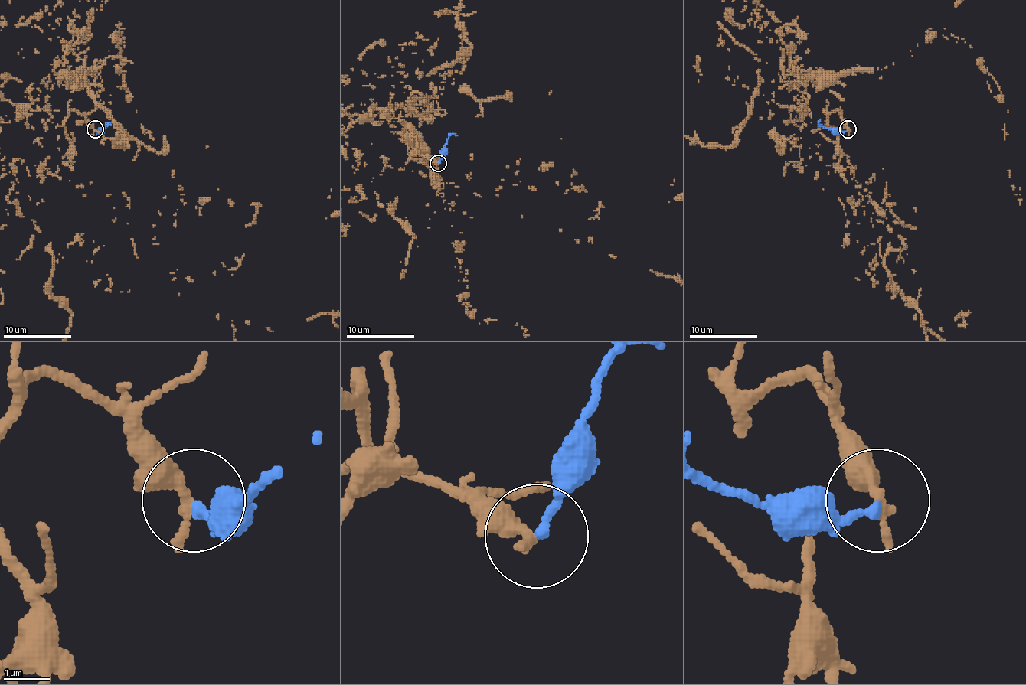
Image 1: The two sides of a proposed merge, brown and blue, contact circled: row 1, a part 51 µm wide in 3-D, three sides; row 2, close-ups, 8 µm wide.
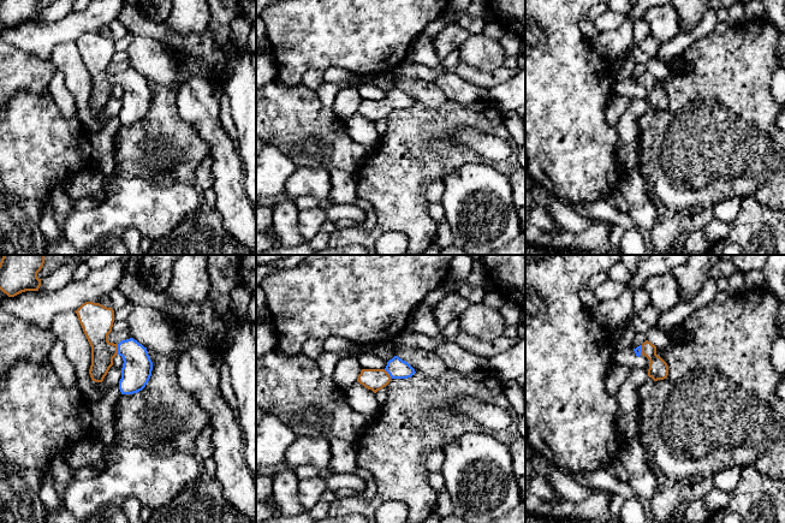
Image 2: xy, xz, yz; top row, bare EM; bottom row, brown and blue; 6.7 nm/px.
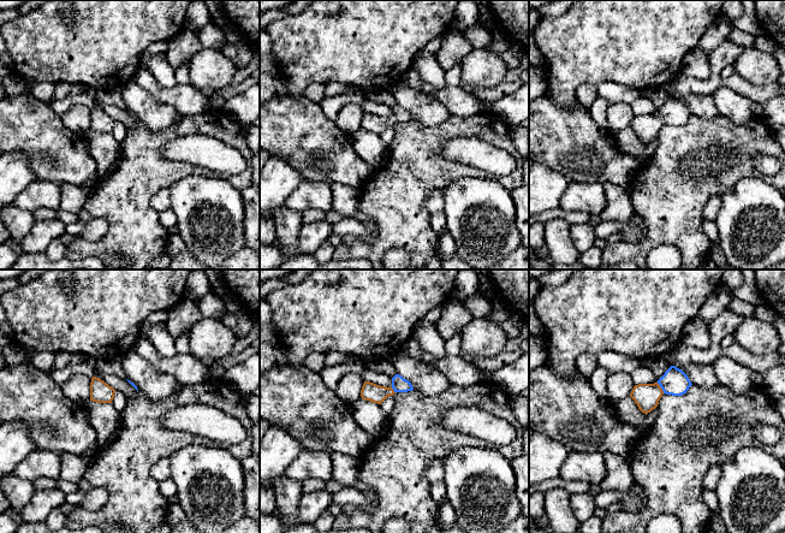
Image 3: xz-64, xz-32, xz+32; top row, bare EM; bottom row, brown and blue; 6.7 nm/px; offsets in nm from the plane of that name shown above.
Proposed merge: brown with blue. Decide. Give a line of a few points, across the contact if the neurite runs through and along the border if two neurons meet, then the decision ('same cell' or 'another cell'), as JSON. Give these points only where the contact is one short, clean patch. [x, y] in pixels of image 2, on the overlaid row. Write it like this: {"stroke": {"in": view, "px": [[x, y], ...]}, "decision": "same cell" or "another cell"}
{"stroke": {"in": "xy", "px": [[96, 320], [97, 336], [117, 349], [136, 364], [136, 372]]}, "decision": "same cell"}

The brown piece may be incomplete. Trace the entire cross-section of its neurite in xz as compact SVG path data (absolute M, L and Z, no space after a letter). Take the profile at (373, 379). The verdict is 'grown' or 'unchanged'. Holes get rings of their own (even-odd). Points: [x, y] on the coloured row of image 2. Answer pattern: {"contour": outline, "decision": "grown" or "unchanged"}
{"contour": "M394 356L385 369L362 369L357 381L374 393L386 387L392 379L408 379L415 369L405 361Z", "decision": "grown"}

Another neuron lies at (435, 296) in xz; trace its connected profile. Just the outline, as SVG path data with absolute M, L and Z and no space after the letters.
M447 277L436 289L427 295L422 303L434 307L440 303L448 292L456 291L456 287L454 281Z

